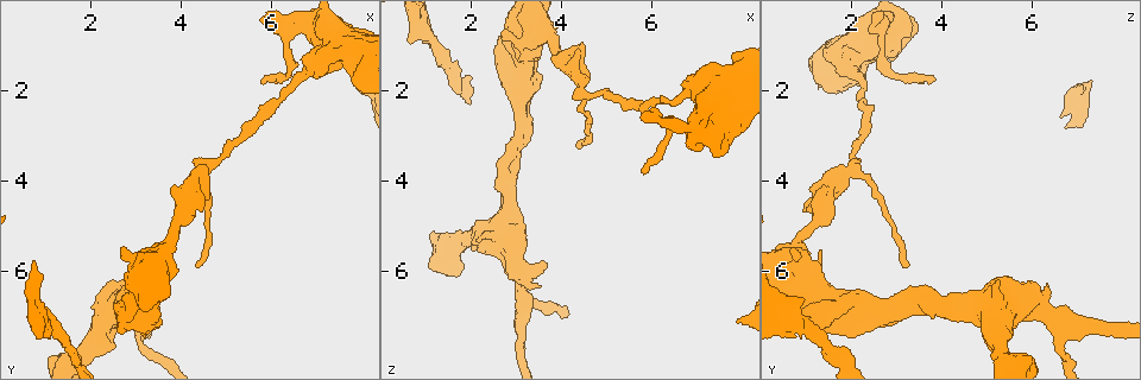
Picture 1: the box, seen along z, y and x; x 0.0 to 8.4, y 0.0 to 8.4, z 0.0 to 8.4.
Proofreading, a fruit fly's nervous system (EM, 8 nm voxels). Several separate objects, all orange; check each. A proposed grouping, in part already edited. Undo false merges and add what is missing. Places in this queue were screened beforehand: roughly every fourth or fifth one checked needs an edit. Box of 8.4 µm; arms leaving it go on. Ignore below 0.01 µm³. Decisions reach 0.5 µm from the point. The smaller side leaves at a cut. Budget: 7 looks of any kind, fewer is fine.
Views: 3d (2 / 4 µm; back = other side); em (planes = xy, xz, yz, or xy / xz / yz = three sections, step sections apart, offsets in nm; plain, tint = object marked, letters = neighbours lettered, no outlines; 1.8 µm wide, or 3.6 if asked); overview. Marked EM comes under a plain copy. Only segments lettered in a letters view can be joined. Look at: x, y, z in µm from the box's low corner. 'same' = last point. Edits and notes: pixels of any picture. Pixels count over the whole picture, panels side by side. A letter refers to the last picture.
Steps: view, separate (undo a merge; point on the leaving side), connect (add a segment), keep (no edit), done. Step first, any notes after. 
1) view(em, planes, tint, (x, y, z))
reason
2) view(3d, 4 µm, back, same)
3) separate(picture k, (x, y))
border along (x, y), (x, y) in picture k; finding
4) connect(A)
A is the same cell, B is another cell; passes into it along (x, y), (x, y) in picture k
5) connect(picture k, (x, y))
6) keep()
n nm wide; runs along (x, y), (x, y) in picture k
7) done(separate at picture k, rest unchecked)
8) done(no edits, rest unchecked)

view(3d, 4 µm, (7.40, 1.05, 2.10))
thick turns thin

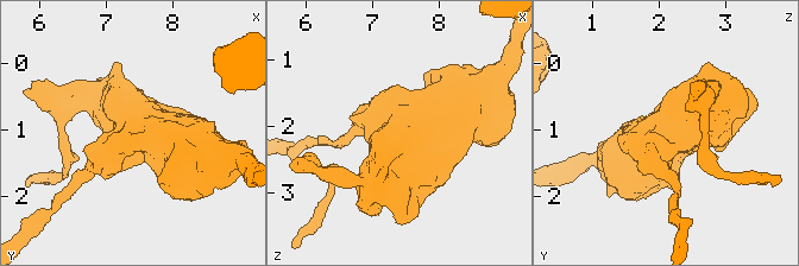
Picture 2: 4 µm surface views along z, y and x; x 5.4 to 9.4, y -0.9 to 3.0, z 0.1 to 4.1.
view(em, 3.6 µm, yz, step 4, tint, (7.40, 1.10, 2.05))

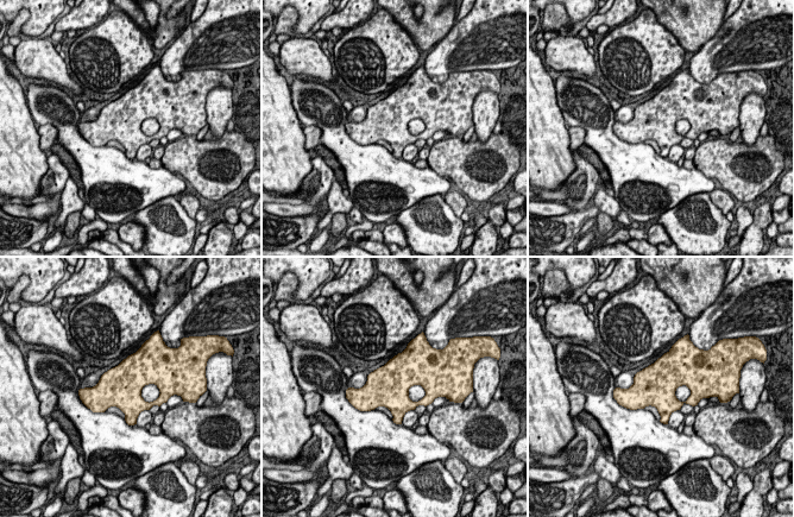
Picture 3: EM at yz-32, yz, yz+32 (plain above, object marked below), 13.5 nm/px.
view(em, 3.6 µm, planes, letters, same)

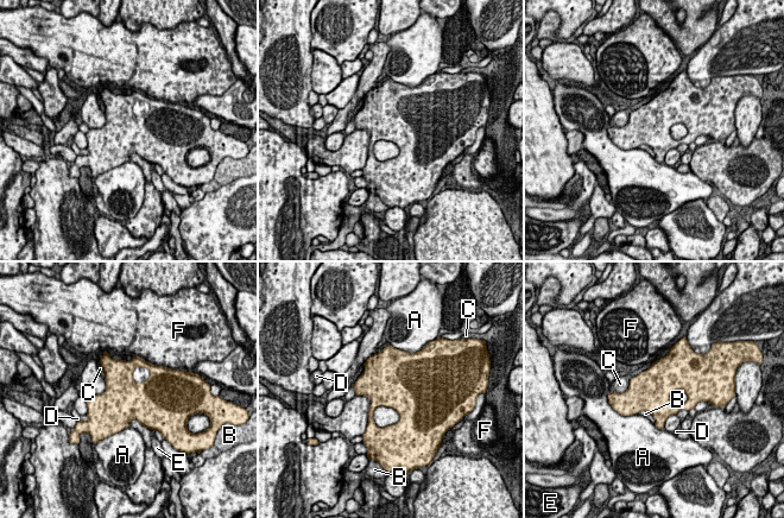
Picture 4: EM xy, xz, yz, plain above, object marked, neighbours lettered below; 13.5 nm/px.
keep()
A, B, C, D, E and F are other cells; border along (128, 423), (137, 419), (149, 428) in picture 4; all the same neuron

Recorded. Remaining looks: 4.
view(3d, 2 µm, (4.55, 3.80, 2.15))
sudden change in width

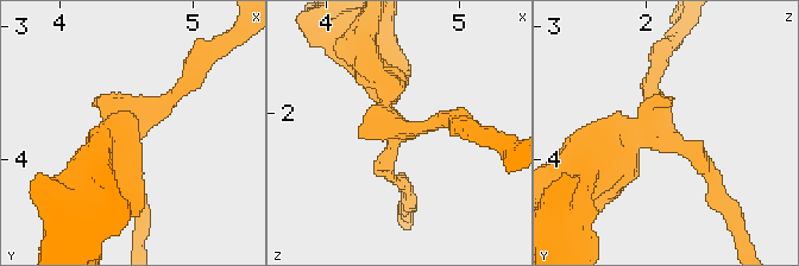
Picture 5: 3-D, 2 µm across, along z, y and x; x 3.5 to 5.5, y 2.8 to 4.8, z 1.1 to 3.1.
view(em, planes, letters, (4.54, 3.76, 2.10))
3 arms

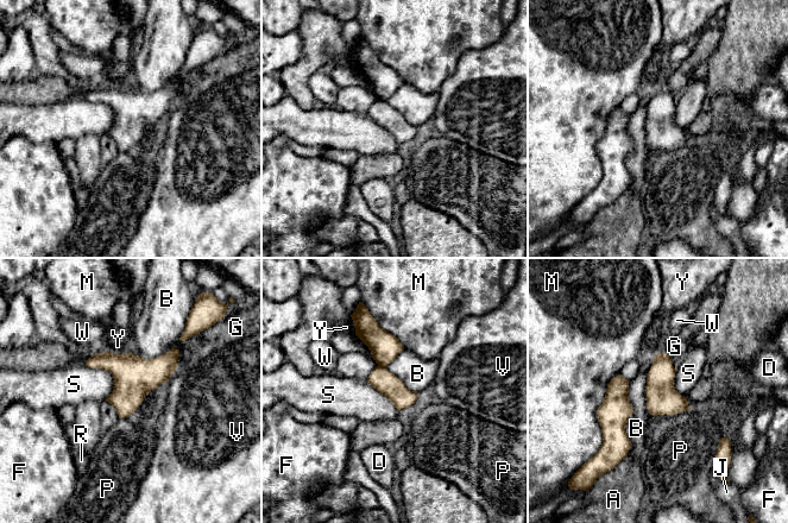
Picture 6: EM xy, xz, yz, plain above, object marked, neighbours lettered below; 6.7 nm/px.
separate(picture 6, (383, 380))
A, B, D, F, G, J, M, P, R, S, V, W and Y are other cells; border along (378, 365), (385, 367) in picture 6; a second neuron is stuck on

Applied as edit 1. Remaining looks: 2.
done(separate at picture 6, rest unchecked)

